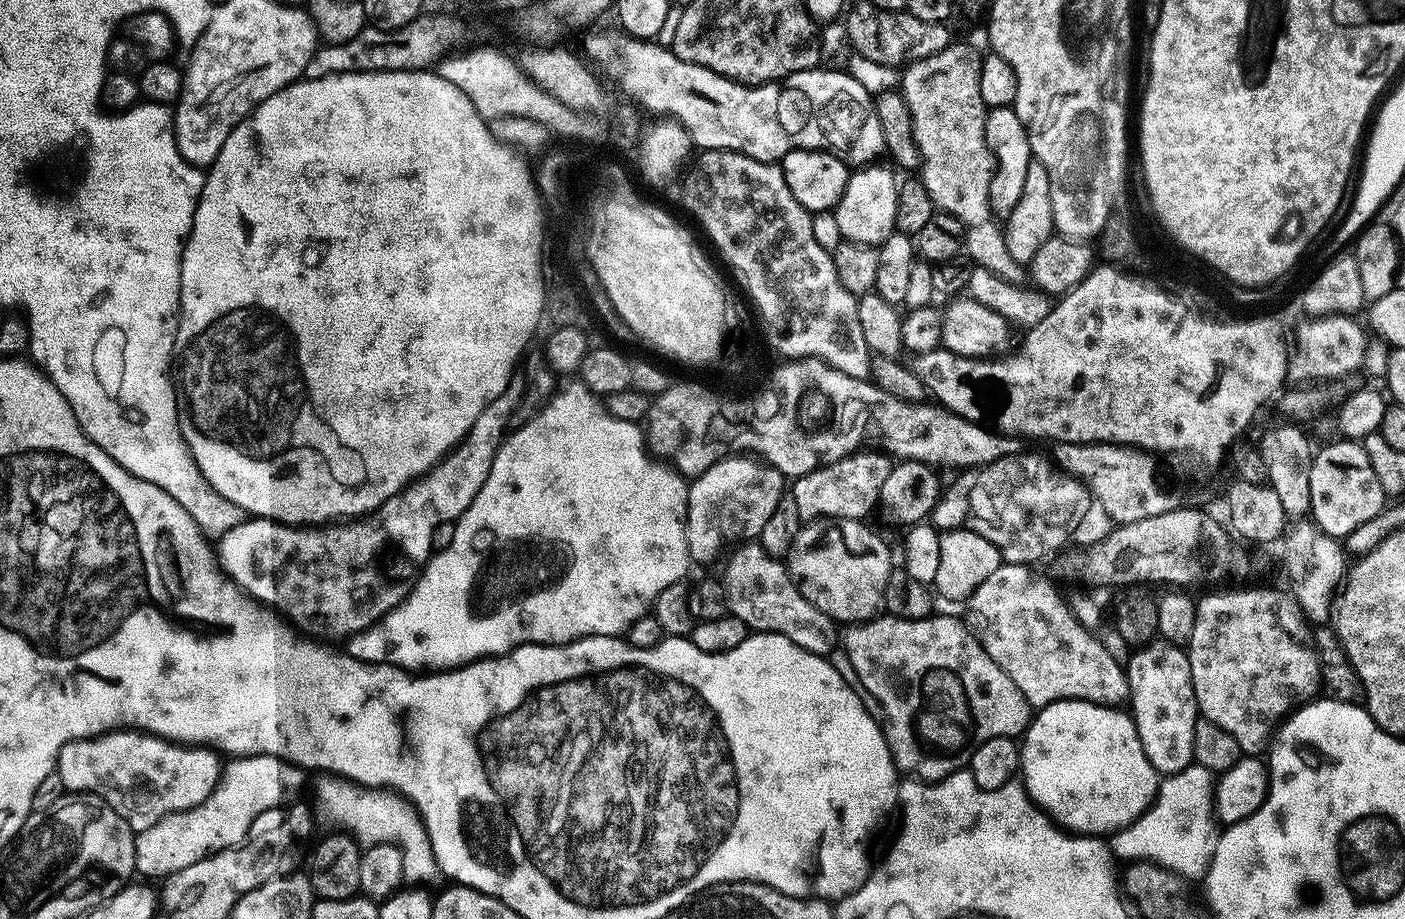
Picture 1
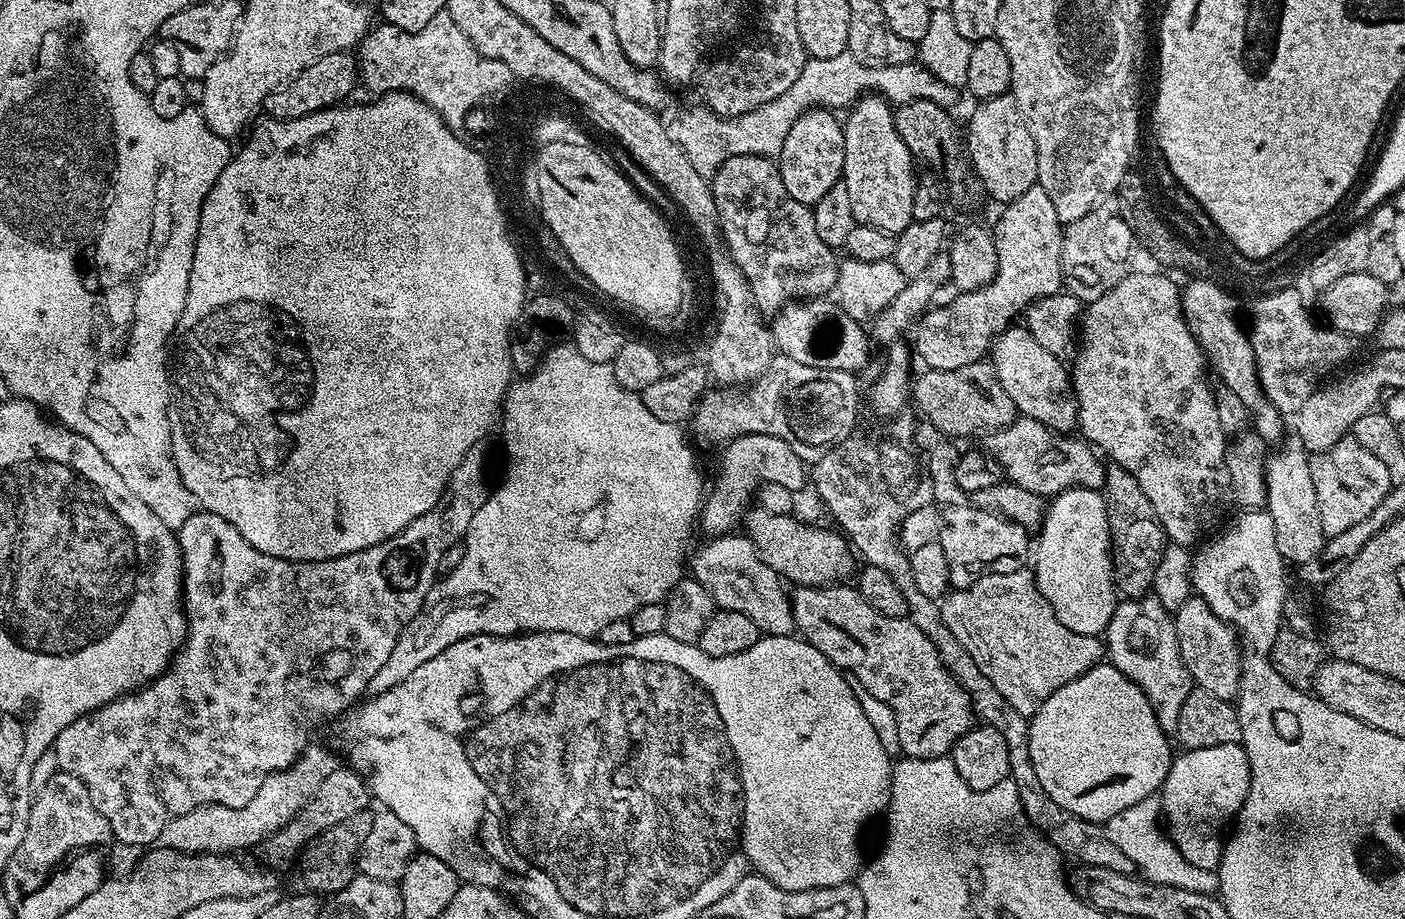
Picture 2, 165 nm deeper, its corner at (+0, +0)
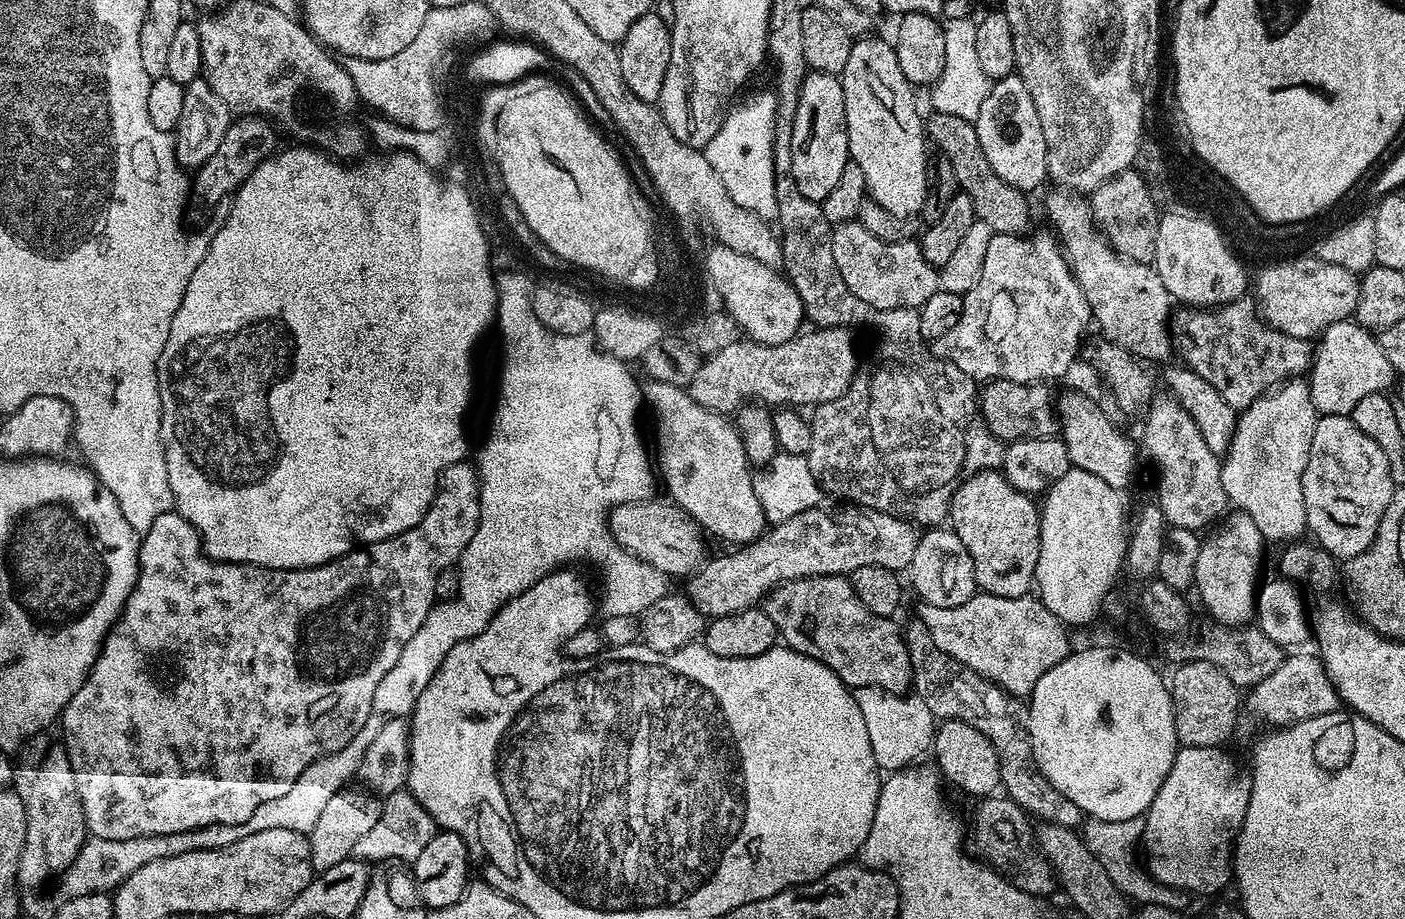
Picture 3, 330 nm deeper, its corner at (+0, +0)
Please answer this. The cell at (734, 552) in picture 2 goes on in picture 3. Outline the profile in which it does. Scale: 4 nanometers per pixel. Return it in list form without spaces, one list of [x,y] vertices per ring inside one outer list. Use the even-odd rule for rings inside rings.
[[[649,498],[638,504],[618,504],[608,513],[608,528],[612,536],[628,552],[640,560],[662,570],[670,578],[693,575],[705,563],[705,533],[690,514],[680,509],[679,504],[667,499]]]

